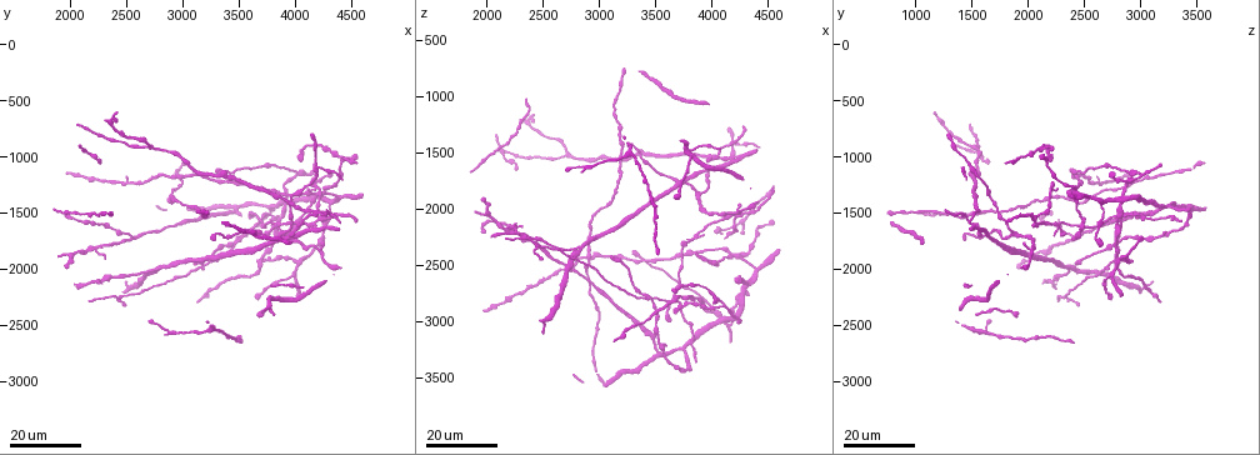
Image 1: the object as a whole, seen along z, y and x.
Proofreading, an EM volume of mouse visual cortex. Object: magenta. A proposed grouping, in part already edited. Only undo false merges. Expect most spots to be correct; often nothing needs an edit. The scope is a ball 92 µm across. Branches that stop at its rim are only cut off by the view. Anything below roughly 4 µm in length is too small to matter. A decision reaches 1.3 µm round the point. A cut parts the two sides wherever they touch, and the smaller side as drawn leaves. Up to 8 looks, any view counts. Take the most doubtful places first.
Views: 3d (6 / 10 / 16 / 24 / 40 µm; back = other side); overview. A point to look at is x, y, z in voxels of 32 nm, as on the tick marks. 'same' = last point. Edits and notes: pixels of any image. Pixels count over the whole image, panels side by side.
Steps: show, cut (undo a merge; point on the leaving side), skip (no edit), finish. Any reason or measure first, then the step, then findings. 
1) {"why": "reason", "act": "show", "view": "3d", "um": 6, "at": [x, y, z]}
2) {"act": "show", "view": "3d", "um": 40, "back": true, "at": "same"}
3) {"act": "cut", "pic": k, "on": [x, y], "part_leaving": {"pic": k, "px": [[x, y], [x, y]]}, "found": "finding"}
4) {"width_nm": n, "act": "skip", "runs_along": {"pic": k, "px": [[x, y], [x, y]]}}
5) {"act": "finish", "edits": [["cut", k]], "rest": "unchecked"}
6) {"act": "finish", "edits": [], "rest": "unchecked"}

{"act": "show", "view": "3d", "um": 24, "at": [4380, 980, 2020]}

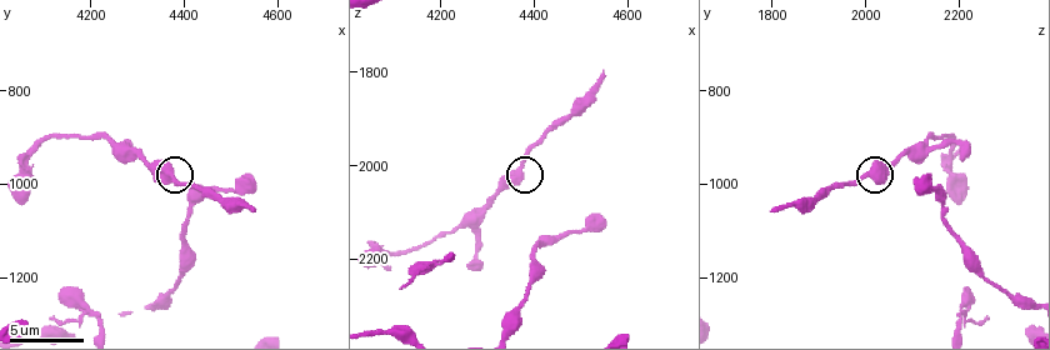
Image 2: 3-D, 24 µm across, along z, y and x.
{"why": "closer look", "act": "show", "view": "3d", "um": 10, "at": [4370, 965, 2020]}

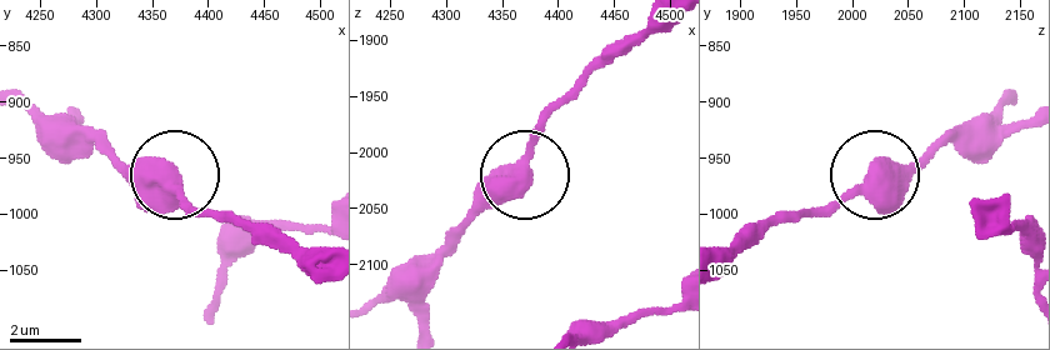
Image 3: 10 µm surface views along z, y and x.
{"act": "skip", "found": "one neuron here"}

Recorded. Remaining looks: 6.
{"why": "looks like a crossing", "act": "show", "view": "3d", "um": 24, "at": [3840, 1600, 2260]}

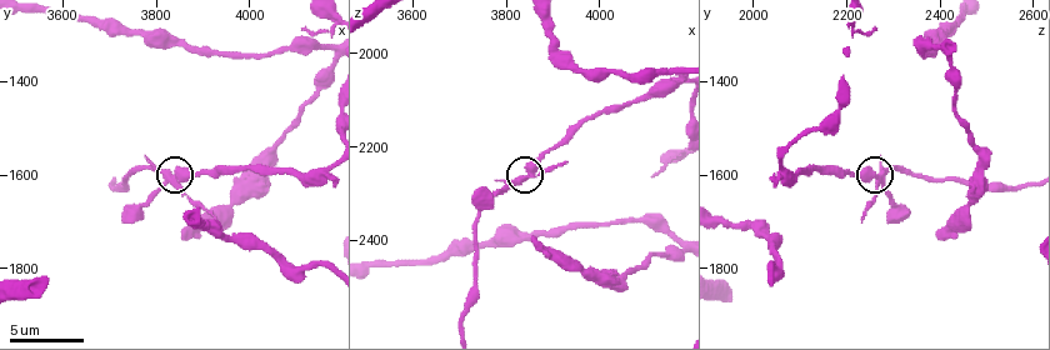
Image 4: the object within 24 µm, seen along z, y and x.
{"act": "show", "view": "3d", "um": 10, "at": [3825, 1620, 2270]}

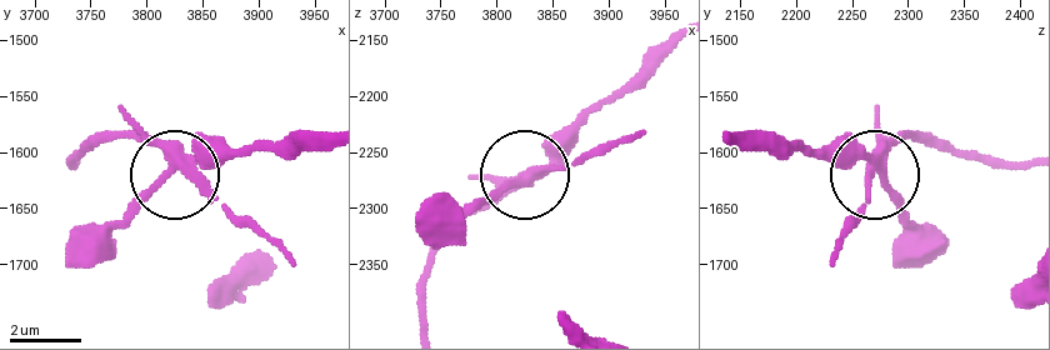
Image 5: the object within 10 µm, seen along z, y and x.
{"arms": 4, "act": "skip", "found": "all the same neuron"}

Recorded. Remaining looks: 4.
{"why": "branch point", "act": "show", "view": "3d", "um": 16, "at": [4200, 1100, 1500]}

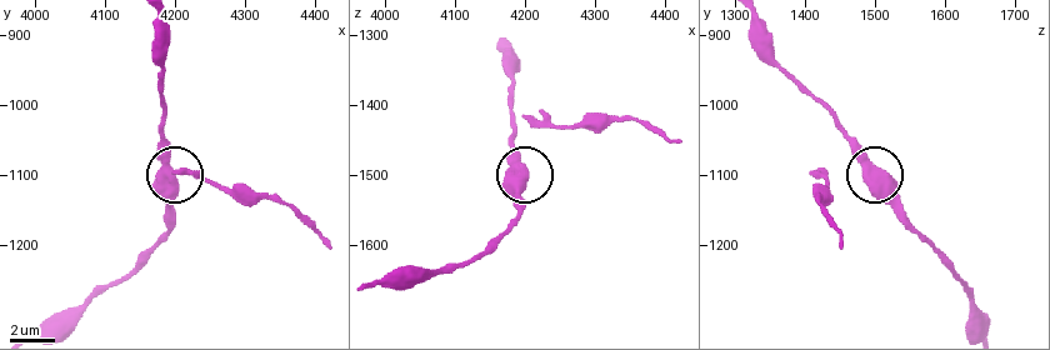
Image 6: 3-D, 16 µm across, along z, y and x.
{"act": "show", "view": "3d", "um": 6, "at": [4190, 1075, 1480]}

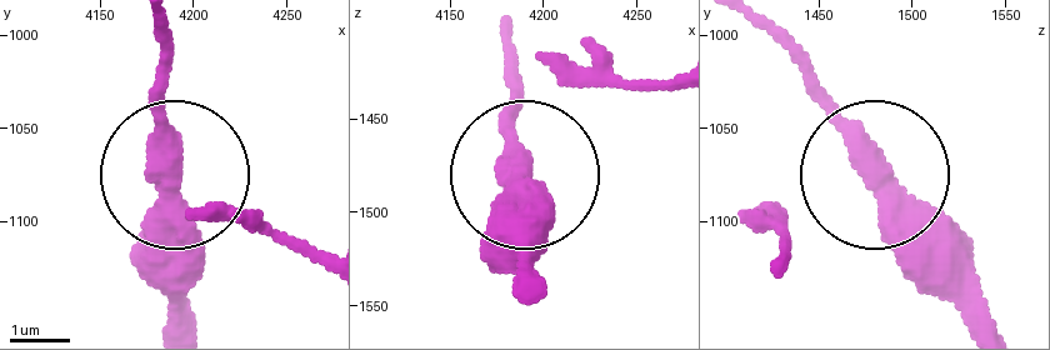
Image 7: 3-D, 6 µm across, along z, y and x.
{"act": "skip", "runs_along": {"pic": 7, "px": [[975, 325], [871, 181], [741, 216]]}, "found": "continuous, no second neuron"}

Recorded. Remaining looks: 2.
{"act": "show", "view": "3d", "um": 16, "at": [2520, 1720, 2400]}

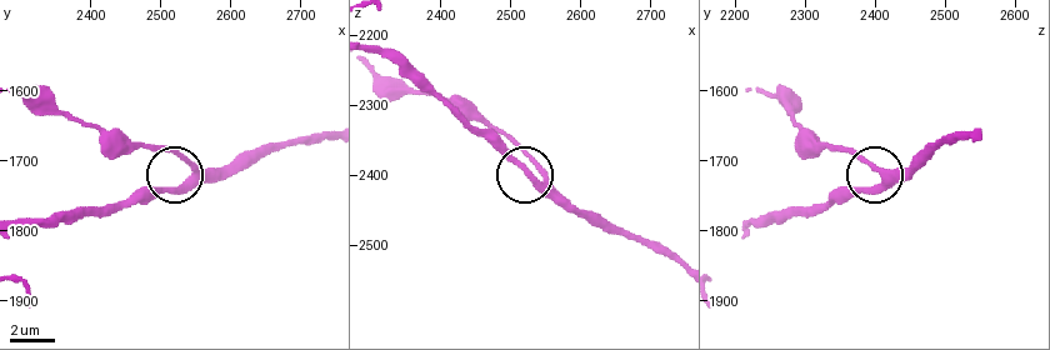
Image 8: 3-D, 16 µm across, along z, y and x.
{"act": "show", "view": "3d", "um": 6, "at": [2550, 1715, 2405]}

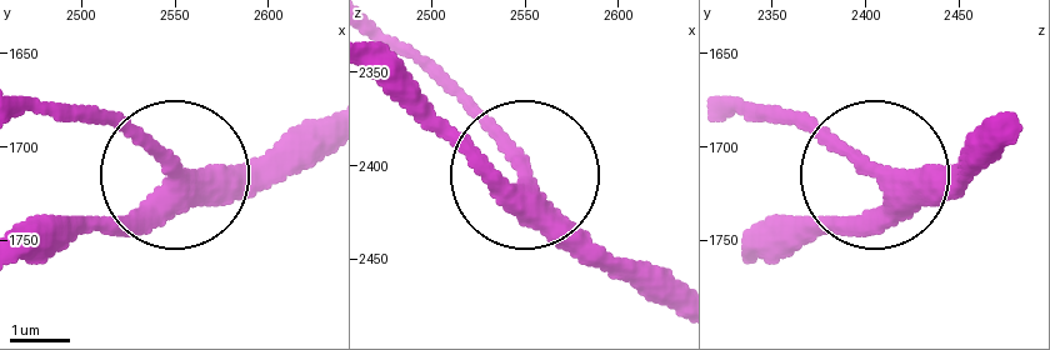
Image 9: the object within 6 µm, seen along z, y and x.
{"side_arm_um": 30, "act": "skip", "runs_along": {"pic": 9, "px": [[324, 121], [234, 171], [175, 181], [45, 261]]}, "found": "all the same neuron"}

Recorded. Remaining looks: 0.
{"act": "finish", "edits": [], "rest": "unchecked"}

